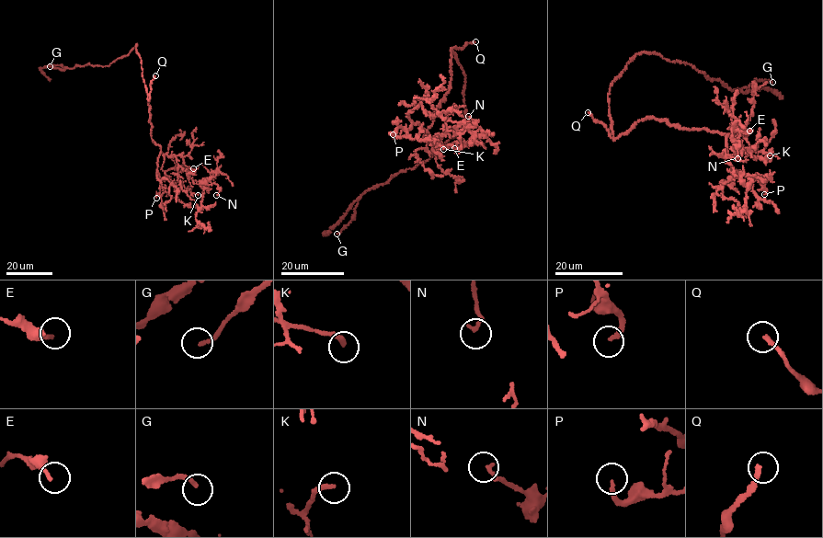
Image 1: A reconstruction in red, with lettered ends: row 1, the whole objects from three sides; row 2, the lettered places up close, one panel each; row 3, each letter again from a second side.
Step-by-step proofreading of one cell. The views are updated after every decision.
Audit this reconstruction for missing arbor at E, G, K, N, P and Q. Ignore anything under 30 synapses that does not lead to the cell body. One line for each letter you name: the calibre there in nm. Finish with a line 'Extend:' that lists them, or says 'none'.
E: 200 nm thick
Q: 200 nm thick
Extend: E, Q

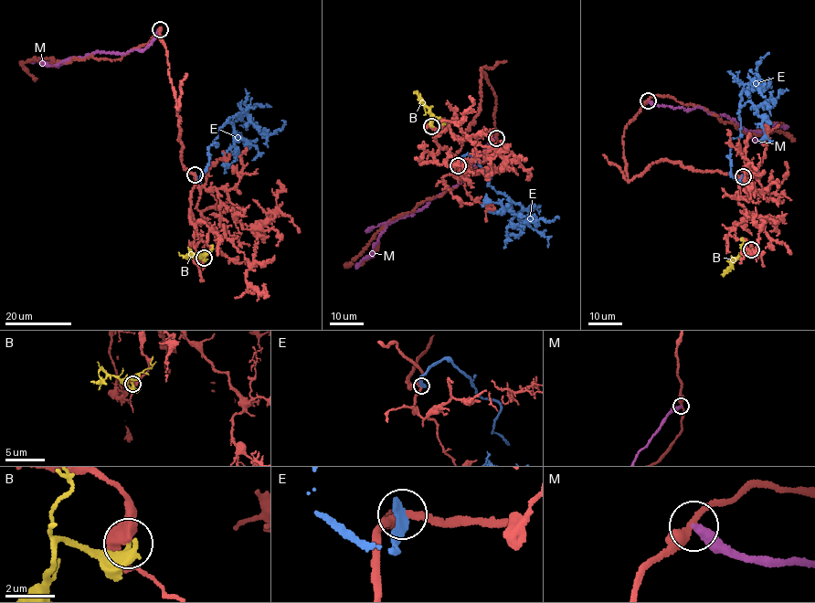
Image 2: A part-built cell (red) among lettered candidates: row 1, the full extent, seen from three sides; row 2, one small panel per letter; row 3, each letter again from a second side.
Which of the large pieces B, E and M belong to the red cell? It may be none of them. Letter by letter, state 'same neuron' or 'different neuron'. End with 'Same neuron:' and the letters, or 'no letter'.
B: different neuron
E: different neuron
M: different neuron
Same neuron: no letter

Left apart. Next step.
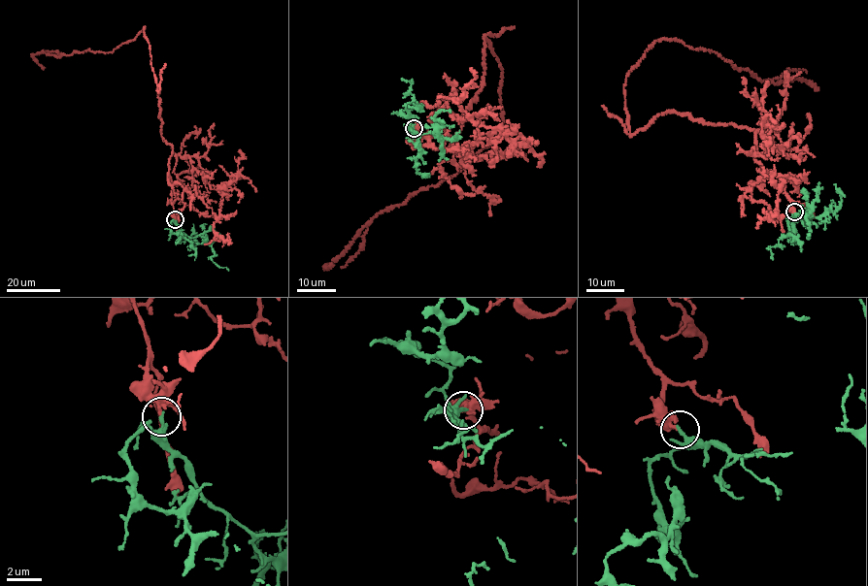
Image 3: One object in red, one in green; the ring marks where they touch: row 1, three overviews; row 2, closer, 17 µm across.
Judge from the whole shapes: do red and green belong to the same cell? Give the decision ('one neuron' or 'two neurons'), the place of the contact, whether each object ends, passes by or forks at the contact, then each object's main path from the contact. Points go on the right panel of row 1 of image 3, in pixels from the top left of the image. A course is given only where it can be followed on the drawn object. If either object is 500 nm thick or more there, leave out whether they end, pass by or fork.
one neuron; place (794, 211); red passes by; green ends; course red (794, 211), (753, 159), (758, 132), (664, 113), (631, 134), (624, 83), (662, 39), (762, 82), (817, 90); course green (794, 211), (813, 217), (808, 213), (812, 208), (806, 216), (807, 238), (810, 235)

